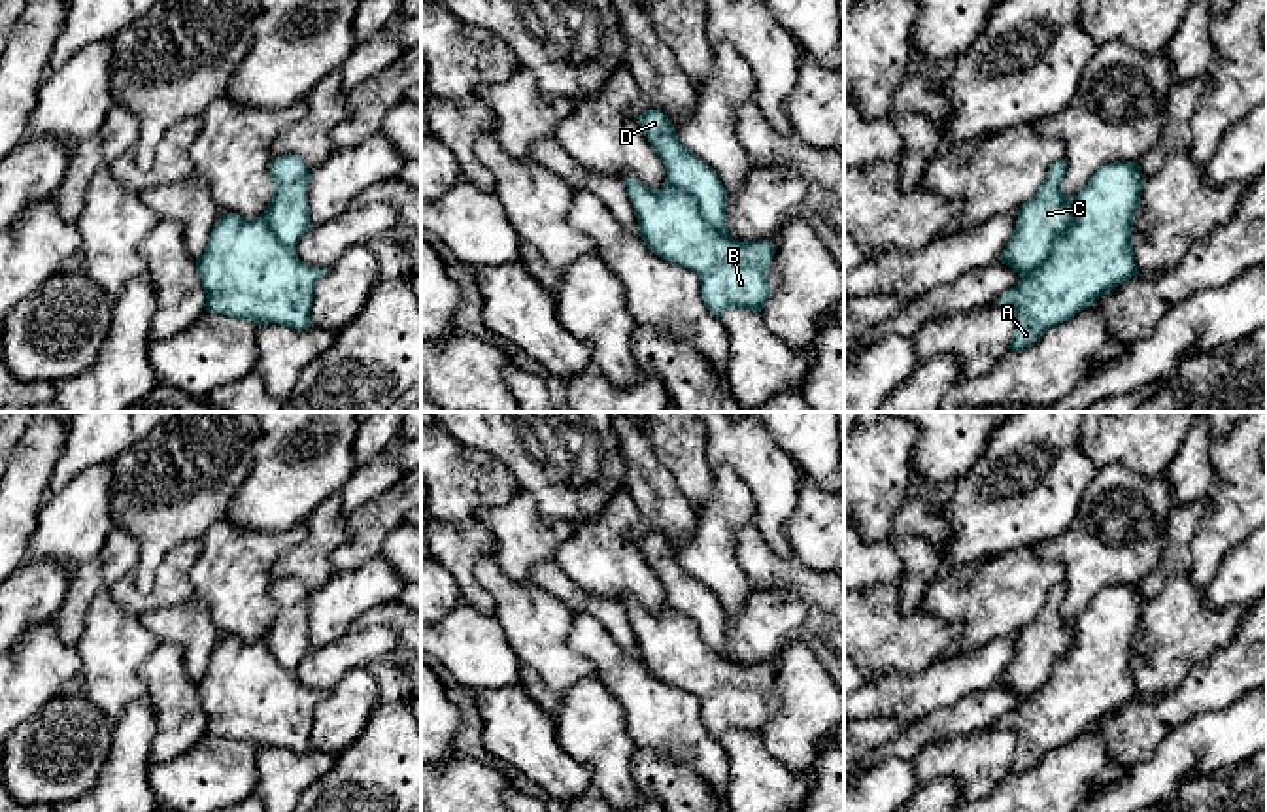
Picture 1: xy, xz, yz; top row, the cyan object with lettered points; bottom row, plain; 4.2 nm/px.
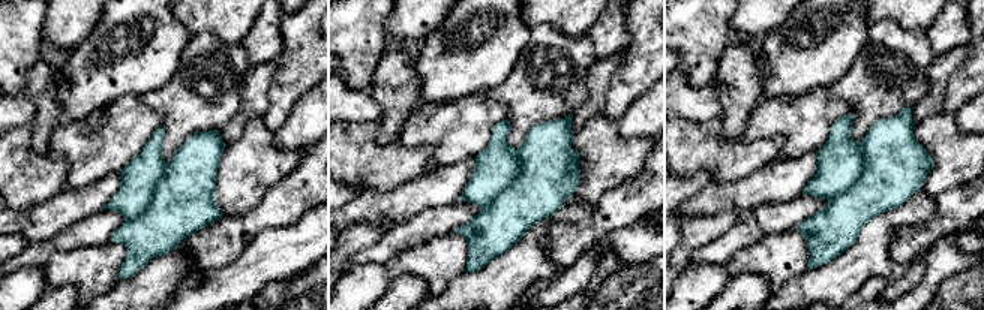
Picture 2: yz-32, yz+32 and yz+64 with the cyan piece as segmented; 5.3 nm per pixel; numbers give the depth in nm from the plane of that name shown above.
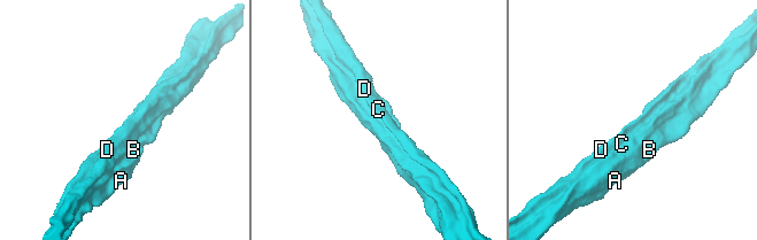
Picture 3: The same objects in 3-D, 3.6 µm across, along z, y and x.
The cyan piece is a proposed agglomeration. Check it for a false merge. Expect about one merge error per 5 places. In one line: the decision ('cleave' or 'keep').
cleave

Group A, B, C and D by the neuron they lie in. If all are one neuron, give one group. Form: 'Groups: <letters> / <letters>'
Groups: A B / C D

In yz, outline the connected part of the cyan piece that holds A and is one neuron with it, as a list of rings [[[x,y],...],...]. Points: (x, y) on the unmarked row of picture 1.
[[[1139,584],[1110,585],[1101,589],[1073,621],[1074,644],[1052,668],[1046,684],[997,721],[1016,735],[1010,772],[1033,769],[1048,752],[1071,744],[1095,721],[1137,697],[1131,655],[1144,606]]]

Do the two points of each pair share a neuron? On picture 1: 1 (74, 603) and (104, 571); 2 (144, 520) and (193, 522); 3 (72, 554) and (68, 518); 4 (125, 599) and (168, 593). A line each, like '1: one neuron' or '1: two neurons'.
1: one neuron
2: one neuron
3: one neuron
4: one neuron

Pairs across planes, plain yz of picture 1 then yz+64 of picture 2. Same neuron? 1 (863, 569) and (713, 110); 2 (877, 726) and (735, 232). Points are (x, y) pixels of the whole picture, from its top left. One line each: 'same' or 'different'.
1: same
2: different

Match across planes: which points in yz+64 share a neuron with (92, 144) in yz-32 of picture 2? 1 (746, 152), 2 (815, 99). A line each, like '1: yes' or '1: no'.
1: no
2: yes

